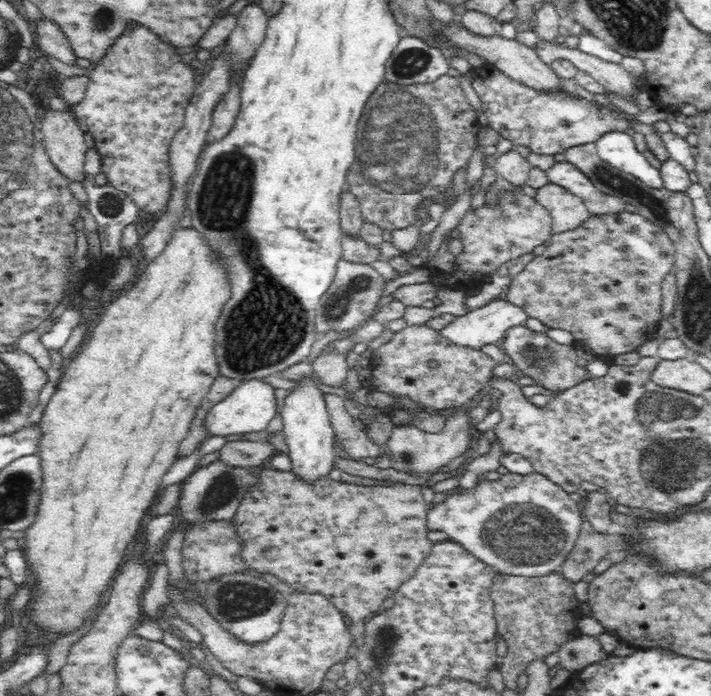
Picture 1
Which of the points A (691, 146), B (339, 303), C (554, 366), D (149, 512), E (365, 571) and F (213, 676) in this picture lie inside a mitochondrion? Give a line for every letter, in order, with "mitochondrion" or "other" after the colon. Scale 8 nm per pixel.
A: other
B: mitochondrion
C: mitochondrion
D: other
E: other
F: other

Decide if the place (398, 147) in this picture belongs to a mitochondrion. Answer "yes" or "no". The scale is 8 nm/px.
yes

